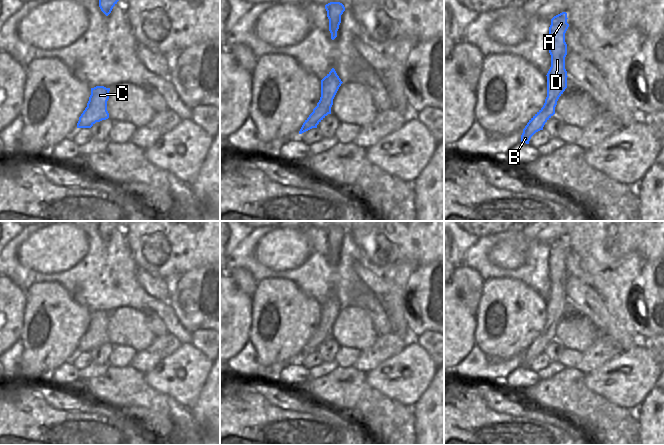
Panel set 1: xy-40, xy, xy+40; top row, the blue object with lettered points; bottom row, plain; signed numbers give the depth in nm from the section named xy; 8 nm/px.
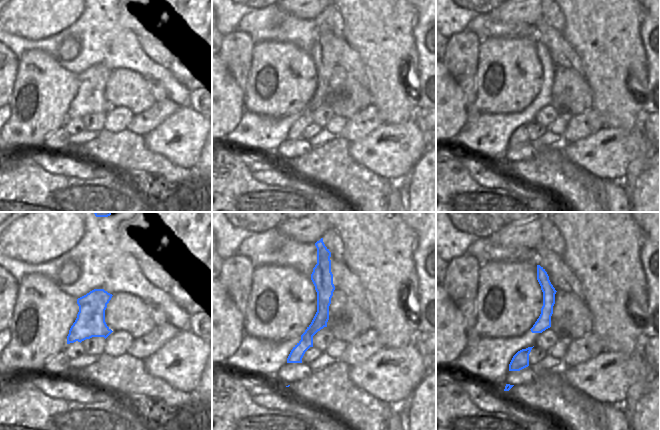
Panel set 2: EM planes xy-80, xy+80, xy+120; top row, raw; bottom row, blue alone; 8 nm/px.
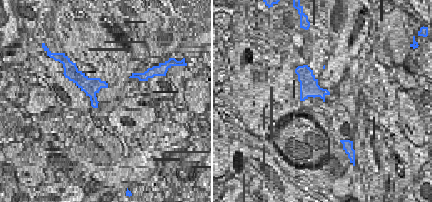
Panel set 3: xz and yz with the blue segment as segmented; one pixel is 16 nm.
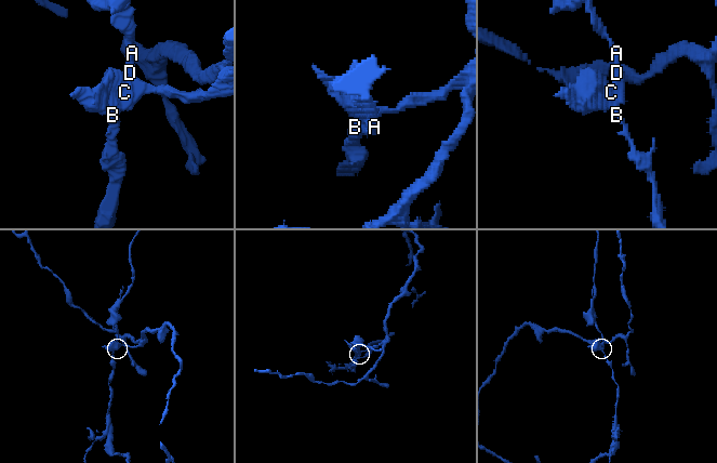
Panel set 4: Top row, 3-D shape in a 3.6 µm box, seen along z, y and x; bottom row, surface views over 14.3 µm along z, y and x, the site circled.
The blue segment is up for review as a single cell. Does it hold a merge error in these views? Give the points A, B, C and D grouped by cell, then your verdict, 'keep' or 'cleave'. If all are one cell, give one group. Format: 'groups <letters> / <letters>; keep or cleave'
groups A B D / C; cleave

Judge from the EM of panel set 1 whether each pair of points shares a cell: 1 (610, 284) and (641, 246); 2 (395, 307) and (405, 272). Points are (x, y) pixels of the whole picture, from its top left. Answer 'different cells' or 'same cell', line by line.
1: different cells
2: same cell

